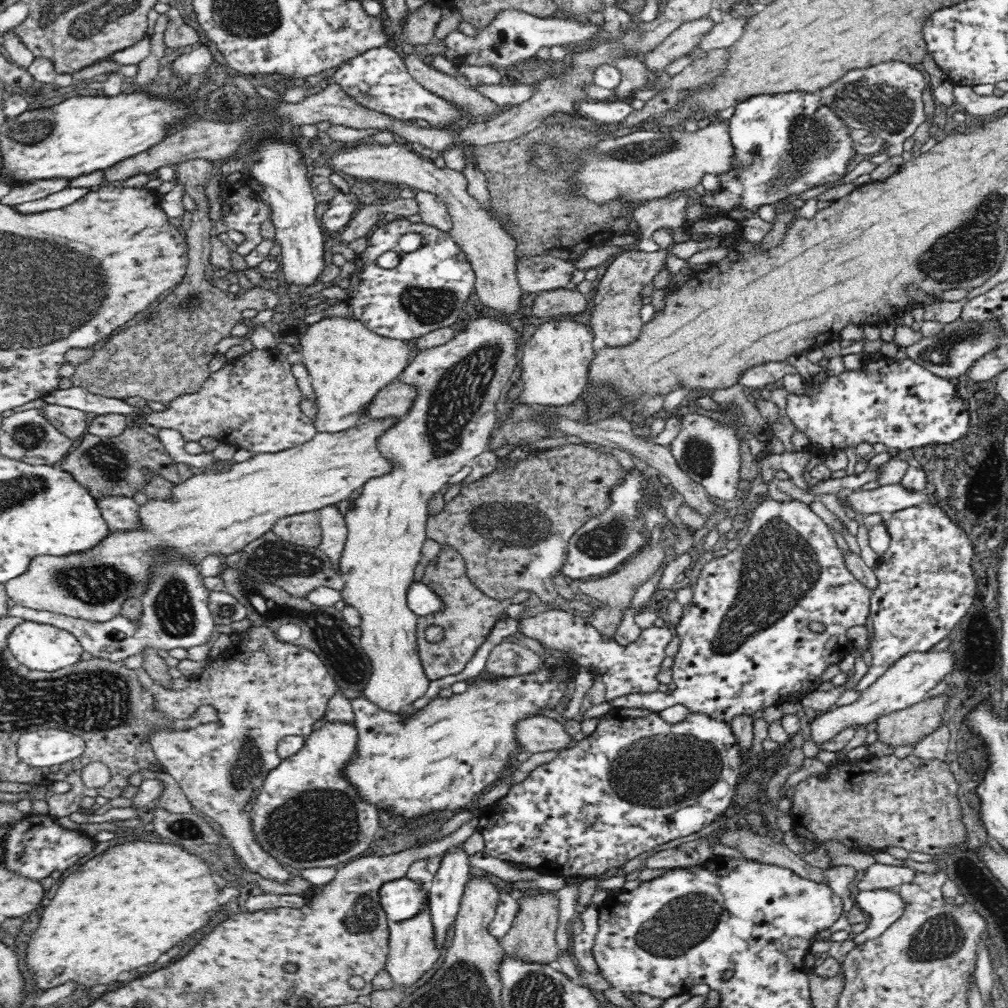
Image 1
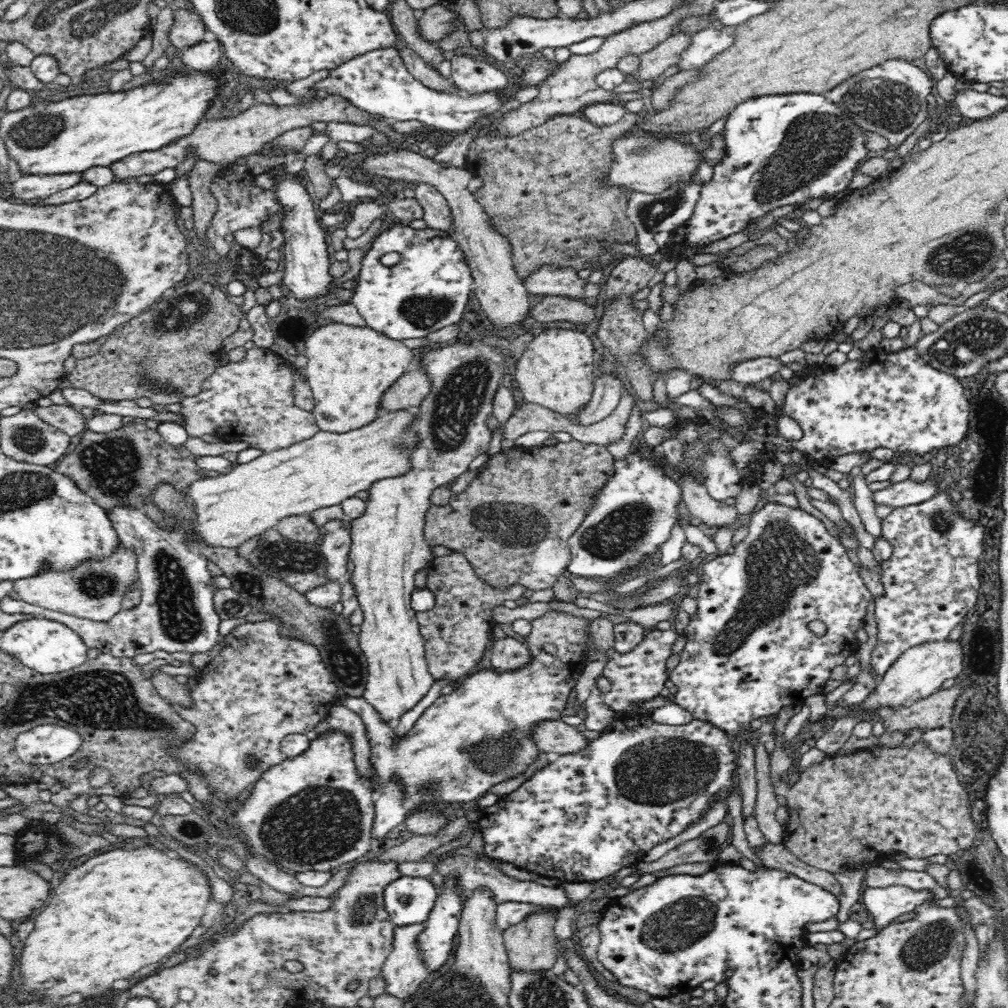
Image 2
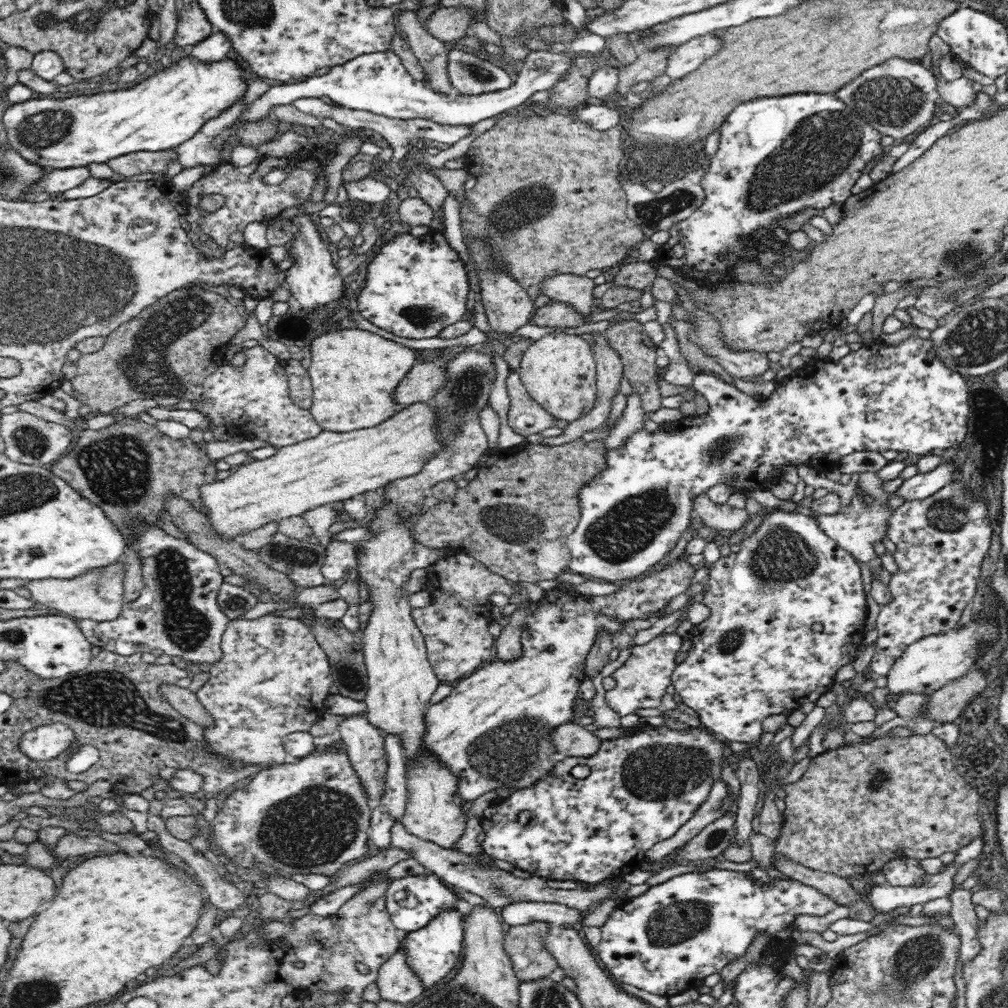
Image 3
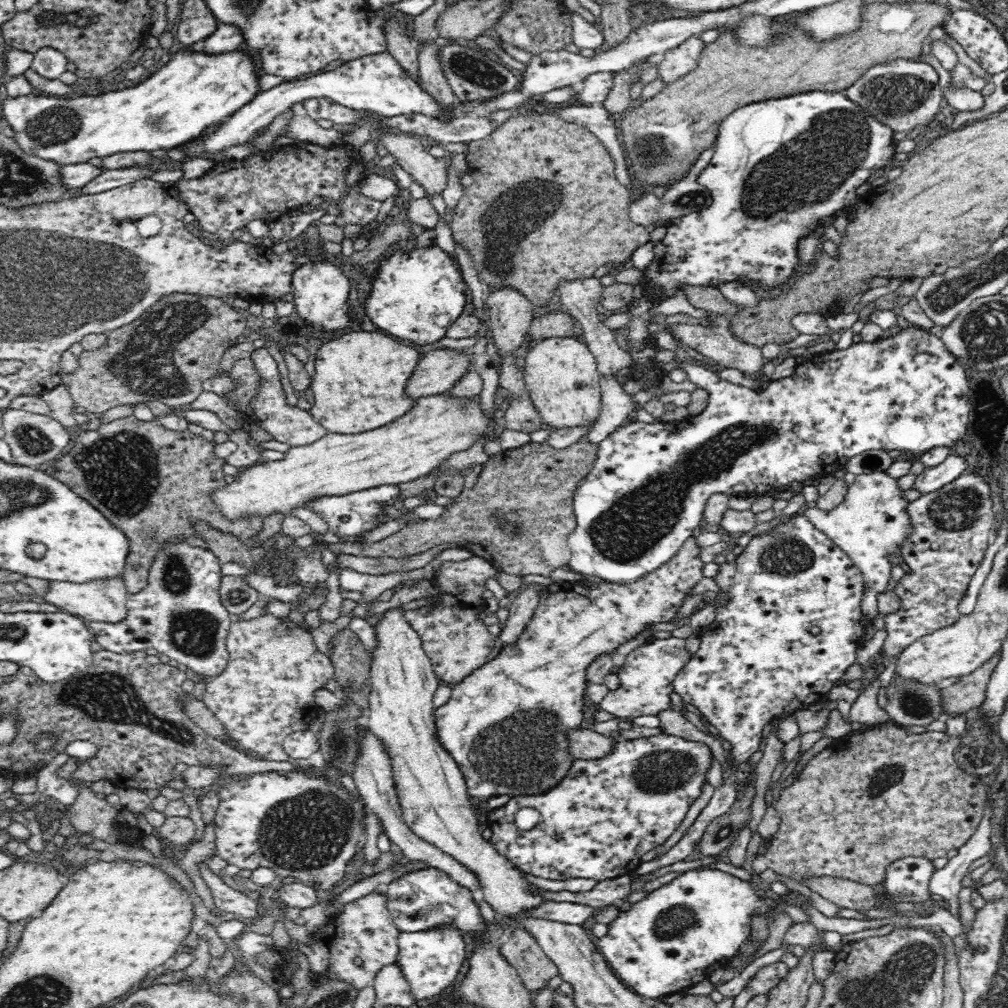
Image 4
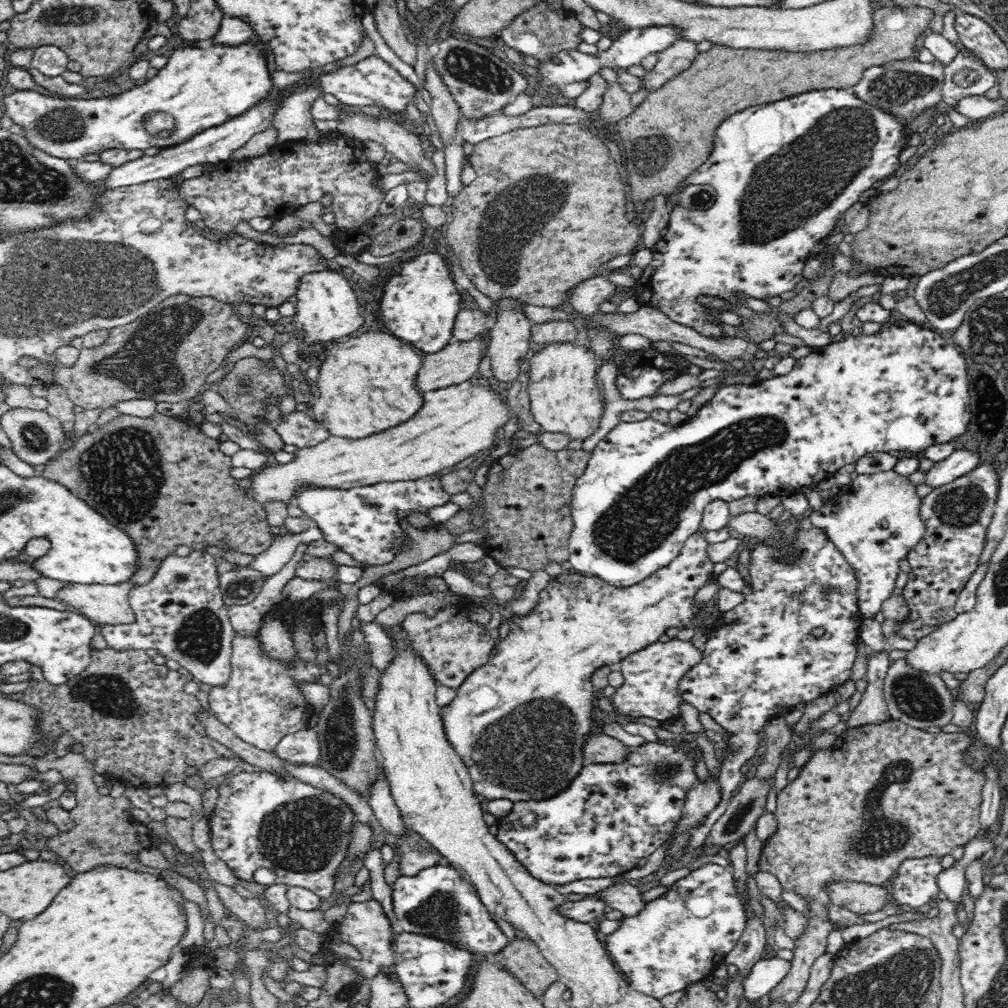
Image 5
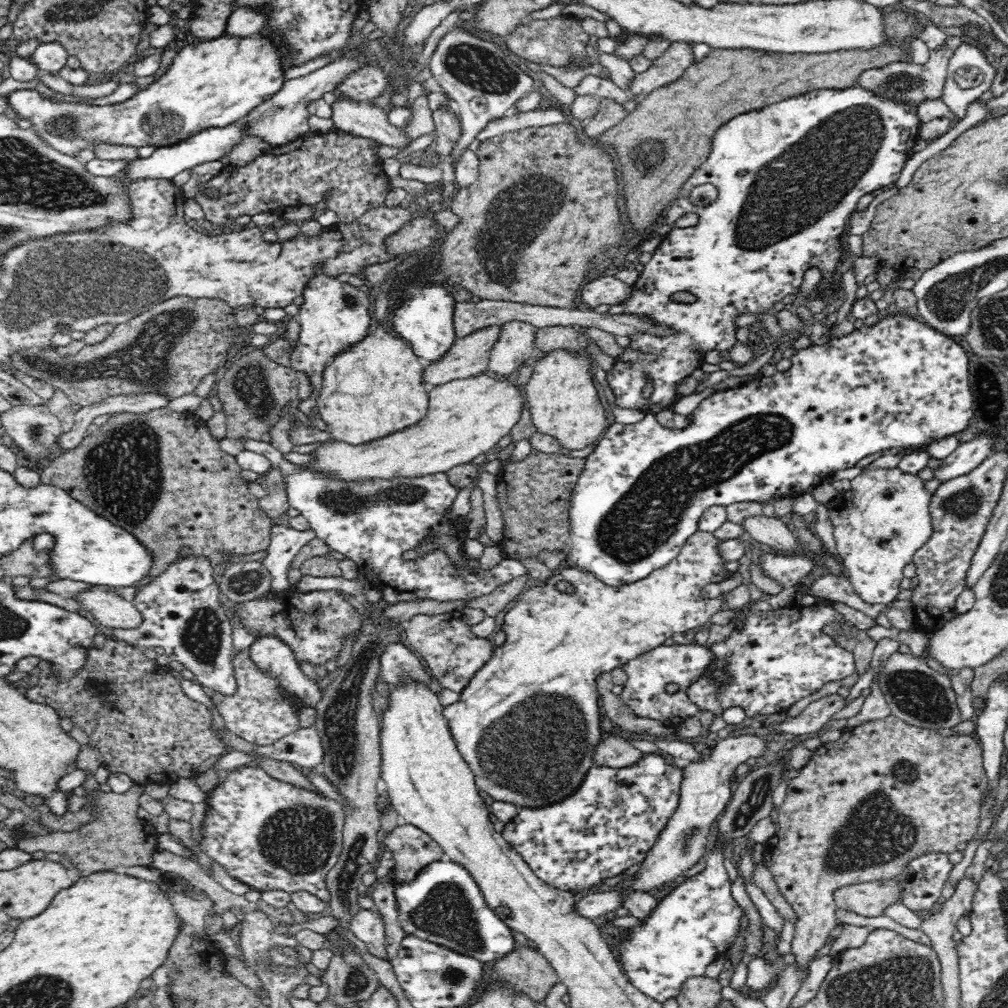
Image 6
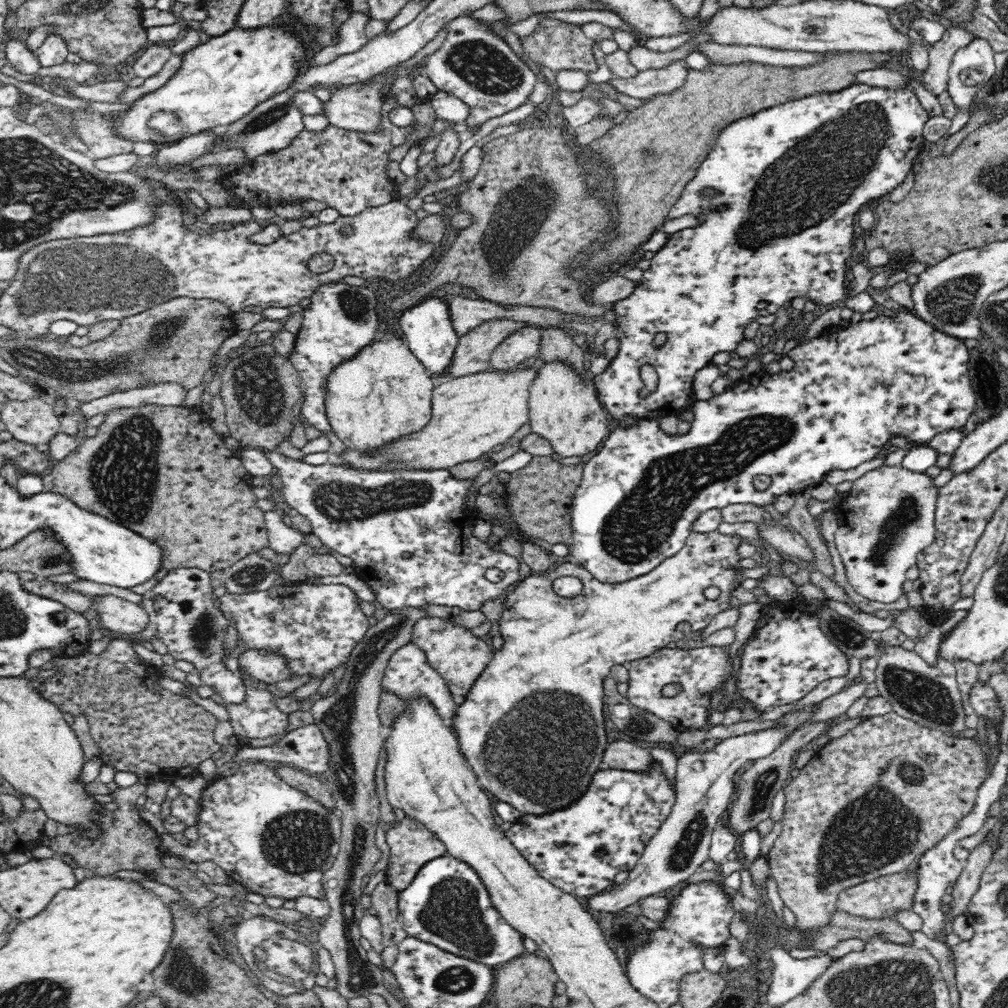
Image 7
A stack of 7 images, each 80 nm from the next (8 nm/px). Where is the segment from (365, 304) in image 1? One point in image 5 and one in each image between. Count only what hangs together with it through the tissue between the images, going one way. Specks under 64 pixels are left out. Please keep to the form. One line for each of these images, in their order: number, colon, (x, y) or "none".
2: (428, 290)
3: (415, 286)
4: (415, 296)
5: (419, 304)

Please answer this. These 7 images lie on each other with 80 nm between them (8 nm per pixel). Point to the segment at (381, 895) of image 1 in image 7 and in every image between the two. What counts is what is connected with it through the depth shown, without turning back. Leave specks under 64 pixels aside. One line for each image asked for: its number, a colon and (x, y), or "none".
2: (408, 900)
3: (412, 901)
4: (422, 899)
5: (438, 901)
6: (443, 904)
7: (446, 905)

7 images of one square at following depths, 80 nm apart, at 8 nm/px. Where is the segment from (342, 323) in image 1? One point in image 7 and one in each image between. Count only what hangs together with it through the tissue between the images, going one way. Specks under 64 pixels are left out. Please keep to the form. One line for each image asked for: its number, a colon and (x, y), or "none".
2: (348, 368)
3: (353, 372)
4: (358, 383)
5: (366, 383)
6: (373, 388)
7: (383, 392)

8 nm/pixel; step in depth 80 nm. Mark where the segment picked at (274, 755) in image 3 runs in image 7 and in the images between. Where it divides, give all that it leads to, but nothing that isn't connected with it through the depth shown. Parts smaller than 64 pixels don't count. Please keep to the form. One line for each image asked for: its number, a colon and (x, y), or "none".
4: (268, 691)
5: (262, 702)
6: (260, 711)
7: (258, 717)

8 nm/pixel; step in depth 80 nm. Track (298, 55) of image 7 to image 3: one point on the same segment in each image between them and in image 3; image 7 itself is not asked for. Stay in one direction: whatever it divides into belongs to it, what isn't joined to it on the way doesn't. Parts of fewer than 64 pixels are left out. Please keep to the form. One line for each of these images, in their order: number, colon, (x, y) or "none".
3: (165, 110)
4: (170, 108)
5: (197, 89)
6: (215, 83)

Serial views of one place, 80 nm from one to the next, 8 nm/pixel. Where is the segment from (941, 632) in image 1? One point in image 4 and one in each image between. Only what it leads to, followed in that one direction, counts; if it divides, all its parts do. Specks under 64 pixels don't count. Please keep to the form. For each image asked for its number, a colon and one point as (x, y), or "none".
2: (931, 581)
3: (940, 542)
4: (952, 527)

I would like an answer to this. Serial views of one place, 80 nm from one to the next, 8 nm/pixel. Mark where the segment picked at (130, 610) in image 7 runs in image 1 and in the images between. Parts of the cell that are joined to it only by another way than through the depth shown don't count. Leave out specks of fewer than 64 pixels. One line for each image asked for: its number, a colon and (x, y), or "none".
1: (220, 513)
2: (93, 589)
3: (97, 595)
4: (104, 600)
5: (100, 603)
6: (107, 606)

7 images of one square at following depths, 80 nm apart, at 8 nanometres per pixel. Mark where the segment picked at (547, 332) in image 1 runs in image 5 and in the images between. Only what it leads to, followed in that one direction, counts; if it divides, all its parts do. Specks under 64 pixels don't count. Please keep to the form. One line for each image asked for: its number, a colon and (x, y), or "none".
2: (556, 370)
3: (559, 371)
4: (560, 373)
5: (563, 392)

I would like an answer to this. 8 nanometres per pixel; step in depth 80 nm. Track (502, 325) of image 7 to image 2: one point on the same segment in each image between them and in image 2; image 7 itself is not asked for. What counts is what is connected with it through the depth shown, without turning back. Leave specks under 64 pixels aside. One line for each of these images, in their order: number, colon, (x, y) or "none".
2: (410, 389)
3: (423, 380)
4: (439, 369)
5: (456, 363)
6: (468, 356)

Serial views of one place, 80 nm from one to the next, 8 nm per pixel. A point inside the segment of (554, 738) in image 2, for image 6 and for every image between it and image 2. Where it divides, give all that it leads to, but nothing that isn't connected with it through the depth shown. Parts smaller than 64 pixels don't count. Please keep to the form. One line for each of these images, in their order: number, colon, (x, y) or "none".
3: (570, 739)
4: (585, 744)
5: (598, 748)
6: (614, 752)

